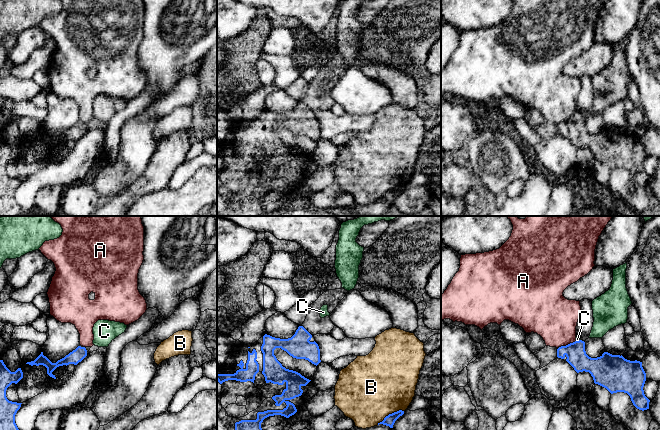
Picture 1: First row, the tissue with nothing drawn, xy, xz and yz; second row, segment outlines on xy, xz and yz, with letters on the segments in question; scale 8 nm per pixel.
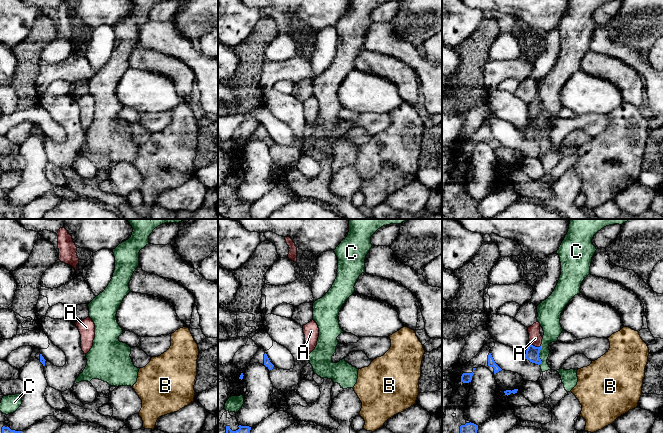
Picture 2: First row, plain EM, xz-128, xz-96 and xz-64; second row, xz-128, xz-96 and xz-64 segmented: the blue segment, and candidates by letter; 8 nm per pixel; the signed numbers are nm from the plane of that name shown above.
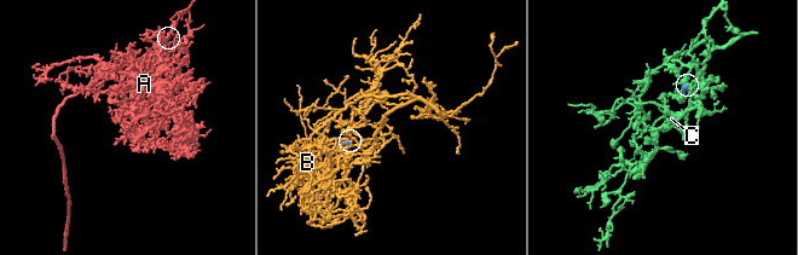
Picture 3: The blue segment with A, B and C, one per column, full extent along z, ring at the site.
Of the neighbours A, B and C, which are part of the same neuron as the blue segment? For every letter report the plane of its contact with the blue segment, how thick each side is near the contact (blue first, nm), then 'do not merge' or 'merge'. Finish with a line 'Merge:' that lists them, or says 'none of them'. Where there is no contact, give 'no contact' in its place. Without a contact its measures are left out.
A: meets blue in yz; 160 nm thick on the blue side, 360 nm on the other; do not merge
B: meets blue in xz; 90 nm thick on the blue side, 500 nm on the other; do not merge
C: meets blue in yz; 160 nm thick on the blue side, 30 nm on the other; do not merge
Merge: none of them

